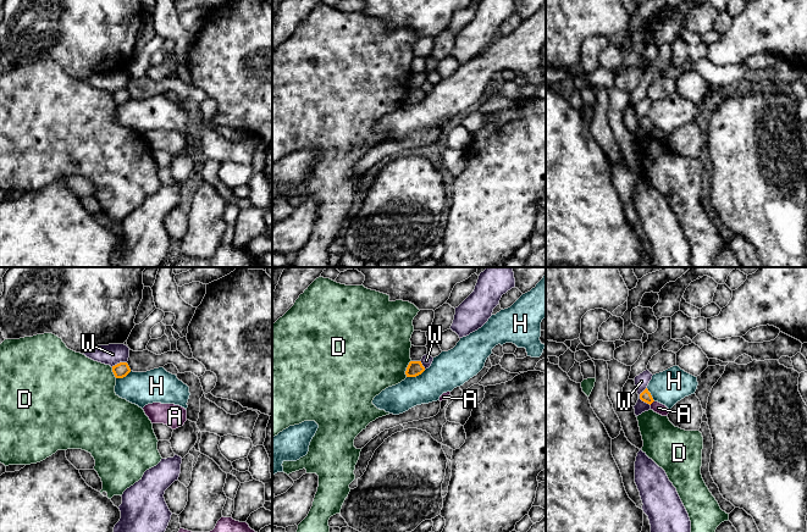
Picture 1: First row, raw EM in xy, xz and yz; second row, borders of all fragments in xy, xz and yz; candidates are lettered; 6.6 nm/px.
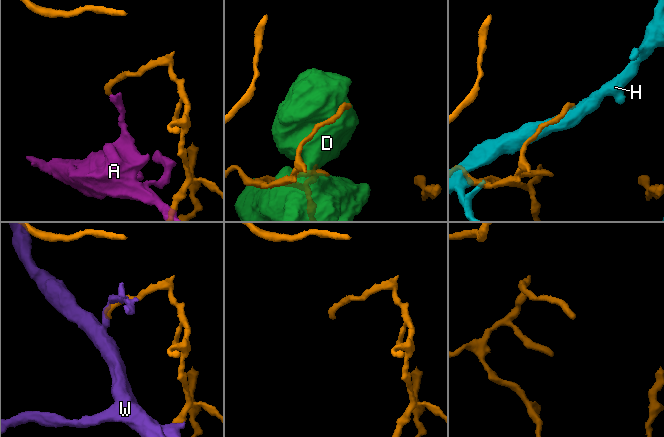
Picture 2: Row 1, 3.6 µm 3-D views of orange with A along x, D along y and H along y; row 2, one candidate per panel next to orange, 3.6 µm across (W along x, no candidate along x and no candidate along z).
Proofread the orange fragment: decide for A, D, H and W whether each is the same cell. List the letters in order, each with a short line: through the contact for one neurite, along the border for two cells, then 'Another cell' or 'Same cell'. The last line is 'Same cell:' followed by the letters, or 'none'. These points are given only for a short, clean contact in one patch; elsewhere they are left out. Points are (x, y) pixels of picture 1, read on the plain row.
A: Line: yz (653, 127), (650, 131). Another cell
D: Another cell
H: Another cell
W: Another cell
Same cell: none

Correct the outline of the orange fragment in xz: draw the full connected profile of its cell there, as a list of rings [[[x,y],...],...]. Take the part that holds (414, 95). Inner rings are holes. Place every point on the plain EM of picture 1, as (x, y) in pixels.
[[[410,88],[405,101],[407,104],[416,104],[421,101],[425,98],[425,94],[422,93],[421,88]]]

